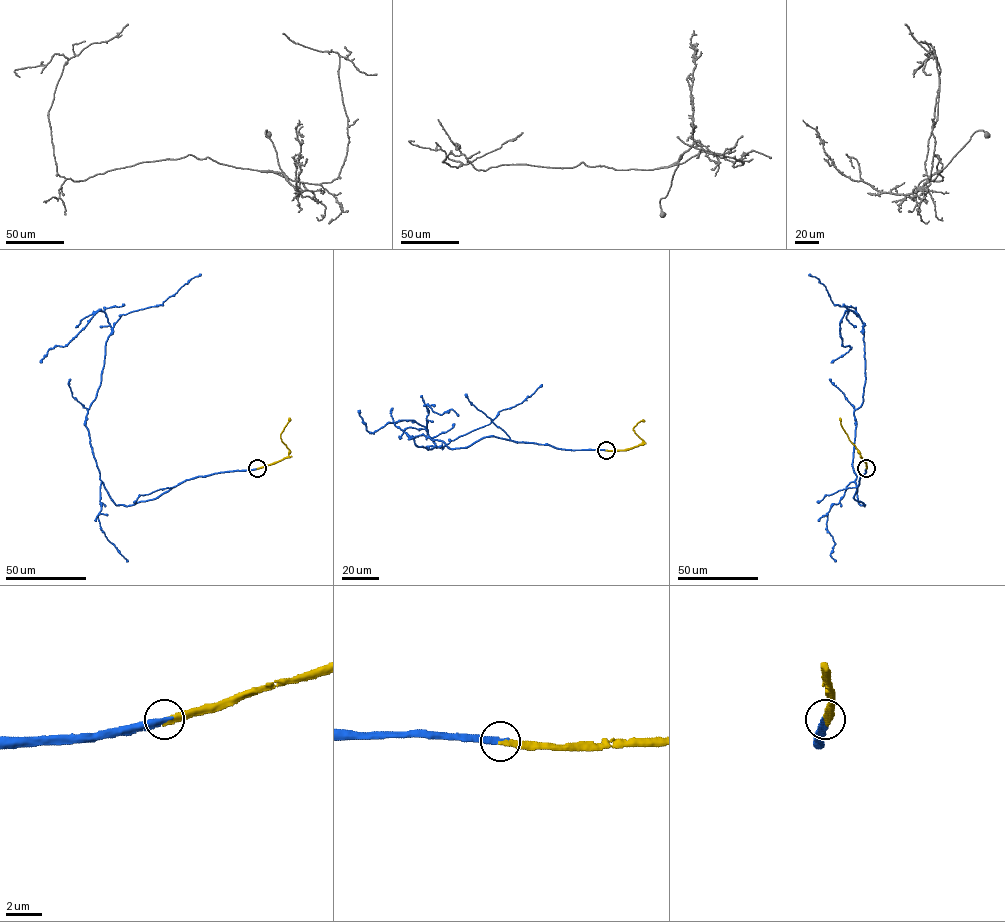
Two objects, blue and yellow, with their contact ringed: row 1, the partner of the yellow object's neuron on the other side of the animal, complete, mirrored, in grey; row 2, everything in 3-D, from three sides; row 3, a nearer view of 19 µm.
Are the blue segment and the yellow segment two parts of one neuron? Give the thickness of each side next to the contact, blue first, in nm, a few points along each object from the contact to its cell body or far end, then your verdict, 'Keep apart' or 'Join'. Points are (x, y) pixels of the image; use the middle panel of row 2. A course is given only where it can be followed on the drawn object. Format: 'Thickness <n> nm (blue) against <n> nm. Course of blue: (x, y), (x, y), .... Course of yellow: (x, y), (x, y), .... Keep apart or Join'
Thickness 360 nm (blue) against 360 nm. Course of blue: (606, 450), (491, 436), (450, 448), (410, 437), (427, 449), (440, 447), (415, 421), (369, 432), (359, 410). Course of yellow: (606, 450), (627, 450), (642, 443), (633, 428), (644, 420). Join

